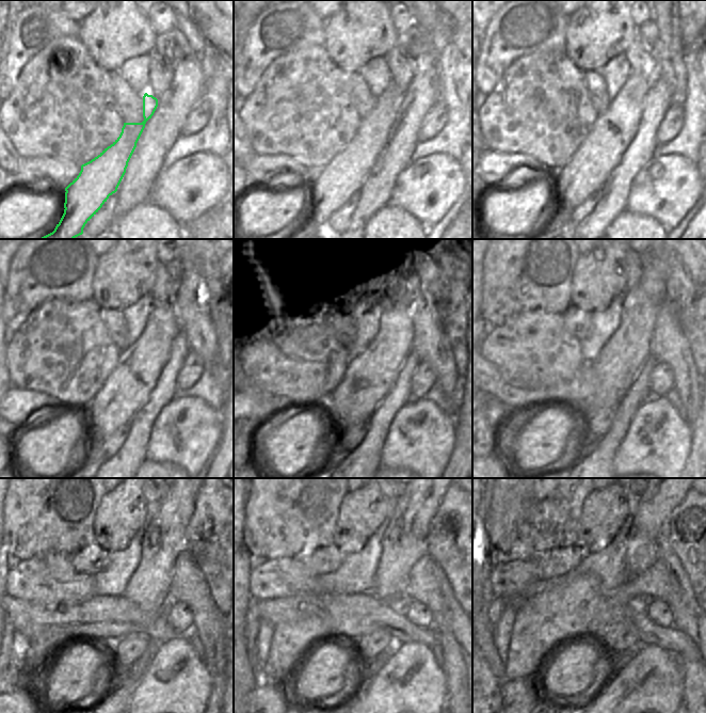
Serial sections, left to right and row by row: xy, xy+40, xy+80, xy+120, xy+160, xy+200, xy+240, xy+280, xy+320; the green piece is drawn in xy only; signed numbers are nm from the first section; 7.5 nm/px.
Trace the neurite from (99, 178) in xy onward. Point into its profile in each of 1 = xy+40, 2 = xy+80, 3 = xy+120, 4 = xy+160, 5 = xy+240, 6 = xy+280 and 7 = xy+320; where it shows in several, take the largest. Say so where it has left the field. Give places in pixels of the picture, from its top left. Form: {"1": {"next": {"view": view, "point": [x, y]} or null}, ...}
{"1": {"next": {"view": "xy+40", "point": [343, 176]}}, "2": {"next": {"view": "xy+80", "point": [602, 151]}}, "3": {"next": {"view": "xy+120", "point": [125, 391]}}, "4": {"next": {"view": "xy+160", "point": [368, 378]}}, "5": {"next": {"view": "xy+240", "point": [148, 587]}}, "6": {"next": {"view": "xy+280", "point": [399, 552]}}, "7": {"next": {"view": "xy+320", "point": [642, 552]}}}

